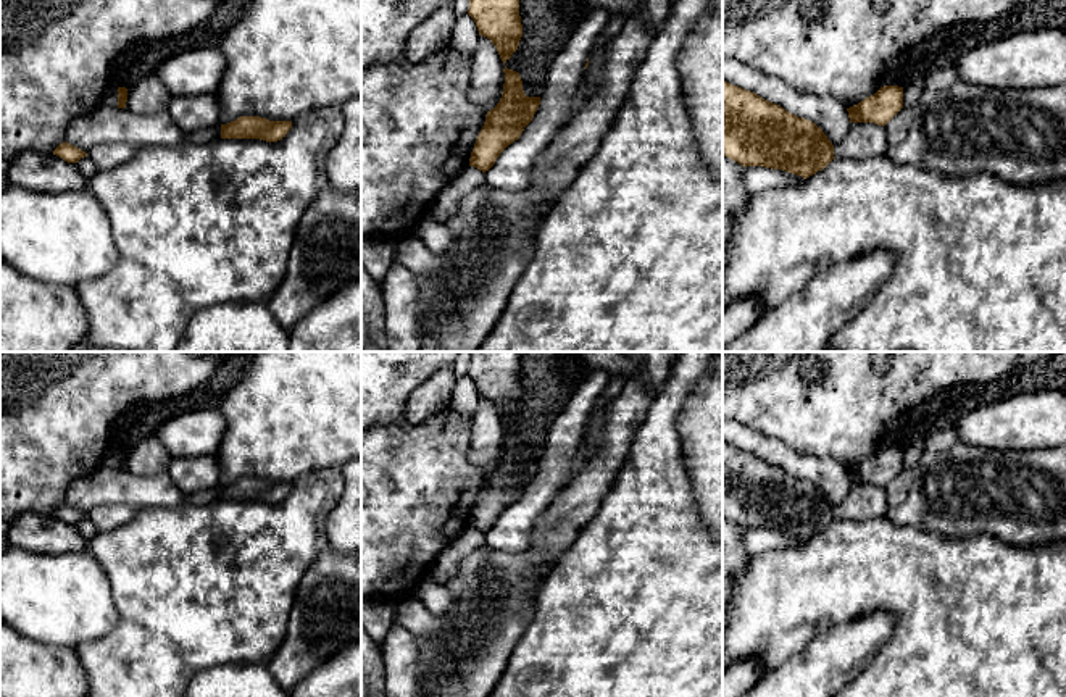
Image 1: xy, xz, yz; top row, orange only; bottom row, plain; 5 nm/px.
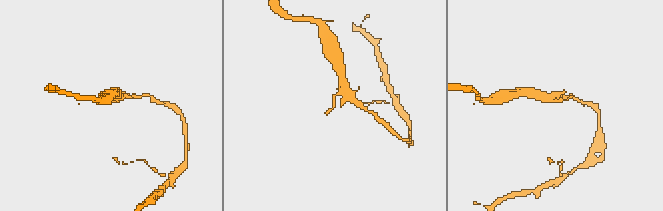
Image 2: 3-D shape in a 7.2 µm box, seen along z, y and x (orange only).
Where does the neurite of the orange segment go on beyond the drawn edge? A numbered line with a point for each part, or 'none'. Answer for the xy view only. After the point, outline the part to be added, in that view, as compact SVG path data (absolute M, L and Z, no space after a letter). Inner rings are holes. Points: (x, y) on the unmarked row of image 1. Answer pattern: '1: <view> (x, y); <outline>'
none

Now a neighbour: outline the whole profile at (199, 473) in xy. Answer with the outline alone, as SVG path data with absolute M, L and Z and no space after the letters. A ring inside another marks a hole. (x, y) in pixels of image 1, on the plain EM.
M214 455L173 458L169 476L184 494L221 486L221 468Z

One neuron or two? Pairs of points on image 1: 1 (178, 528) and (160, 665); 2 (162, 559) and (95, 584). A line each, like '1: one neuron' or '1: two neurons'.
1: one neuron
2: two neurons

